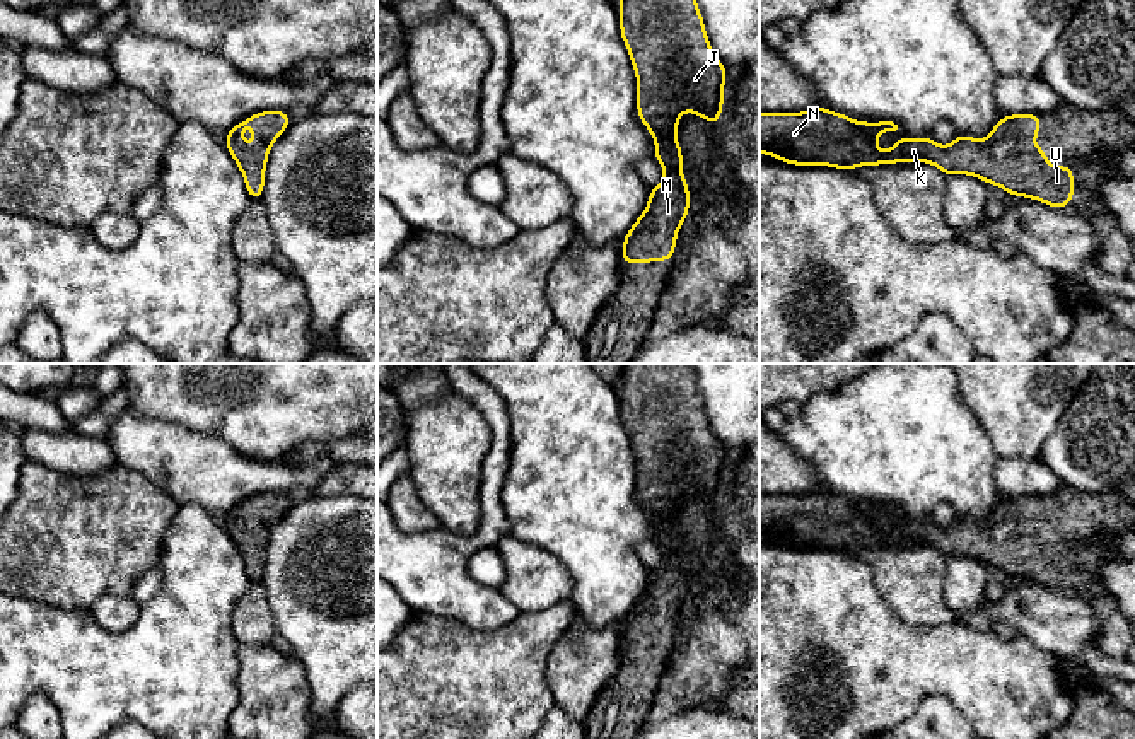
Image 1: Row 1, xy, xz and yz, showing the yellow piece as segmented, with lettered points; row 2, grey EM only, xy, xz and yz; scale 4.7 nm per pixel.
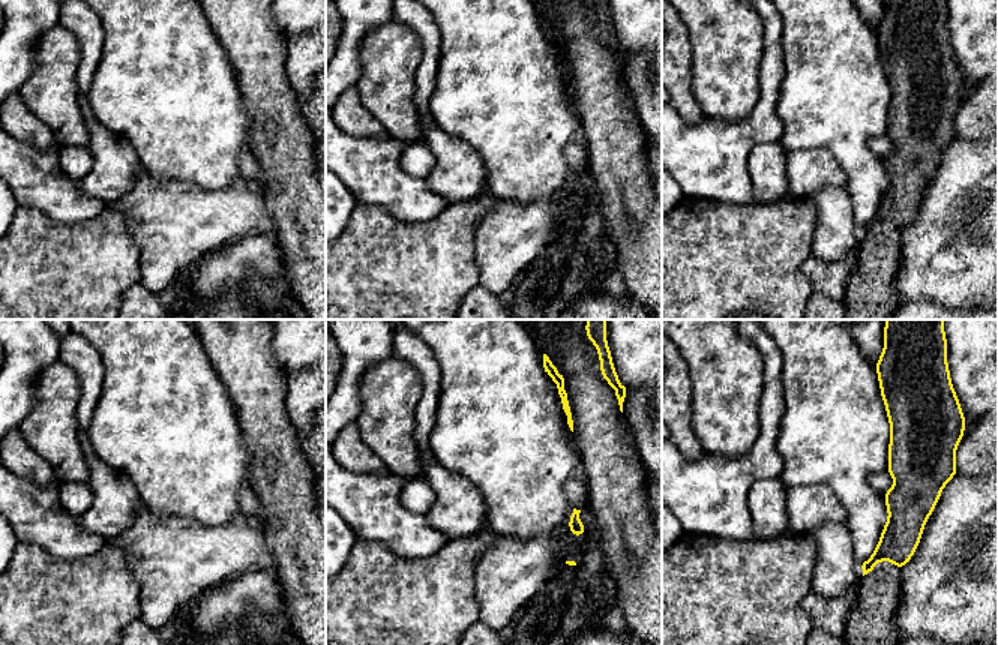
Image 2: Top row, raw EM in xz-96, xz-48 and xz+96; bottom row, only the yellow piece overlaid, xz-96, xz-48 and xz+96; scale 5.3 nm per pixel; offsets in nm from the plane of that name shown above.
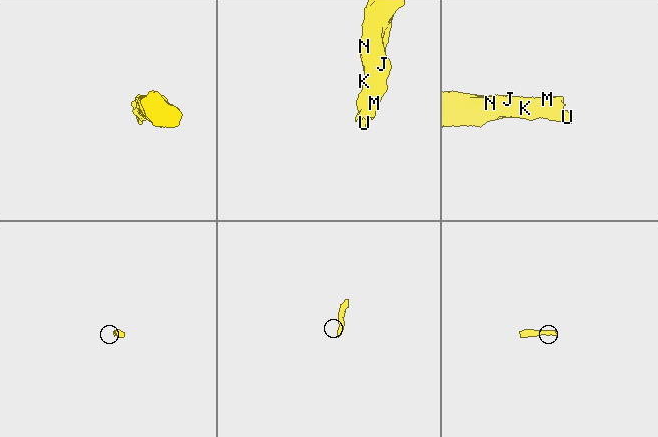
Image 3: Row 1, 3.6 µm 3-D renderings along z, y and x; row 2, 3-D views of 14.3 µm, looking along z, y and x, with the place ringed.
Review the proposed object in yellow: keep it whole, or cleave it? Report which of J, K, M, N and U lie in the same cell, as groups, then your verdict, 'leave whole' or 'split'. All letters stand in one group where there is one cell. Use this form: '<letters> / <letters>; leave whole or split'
J K M N U; leave whole

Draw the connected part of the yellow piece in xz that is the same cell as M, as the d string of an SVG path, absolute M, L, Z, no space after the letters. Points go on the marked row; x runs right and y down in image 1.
M620 0L620 34L637 77L637 114L655 142L664 179L623 236L623 266L674 261L676 239L690 215L690 186L678 142L684 111L717 125L724 108L725 65L715 56L696 0Z

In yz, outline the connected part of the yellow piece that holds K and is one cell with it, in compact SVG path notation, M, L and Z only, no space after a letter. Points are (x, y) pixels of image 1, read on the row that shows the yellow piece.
M824 106L800 113L760 113L760 154L792 166L826 166L843 171L860 166L925 162L939 167L946 177L952 174L973 176L1009 195L1033 198L1053 208L1065 208L1074 201L1074 167L1050 164L1046 150L1034 143L1041 131L1041 114L1005 114L985 140L956 135L947 147L942 147L932 137L911 138L905 135L889 150L879 150L876 138L896 130L898 125L893 121L855 121Z

